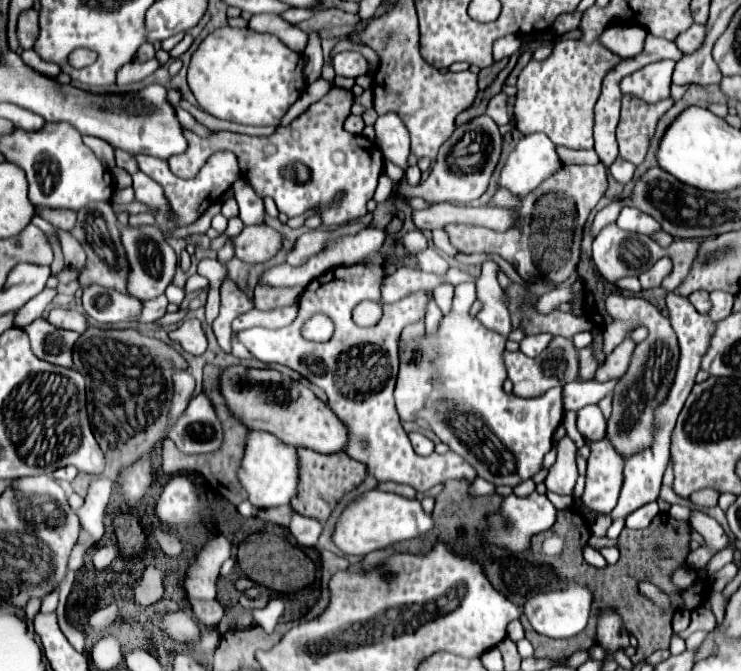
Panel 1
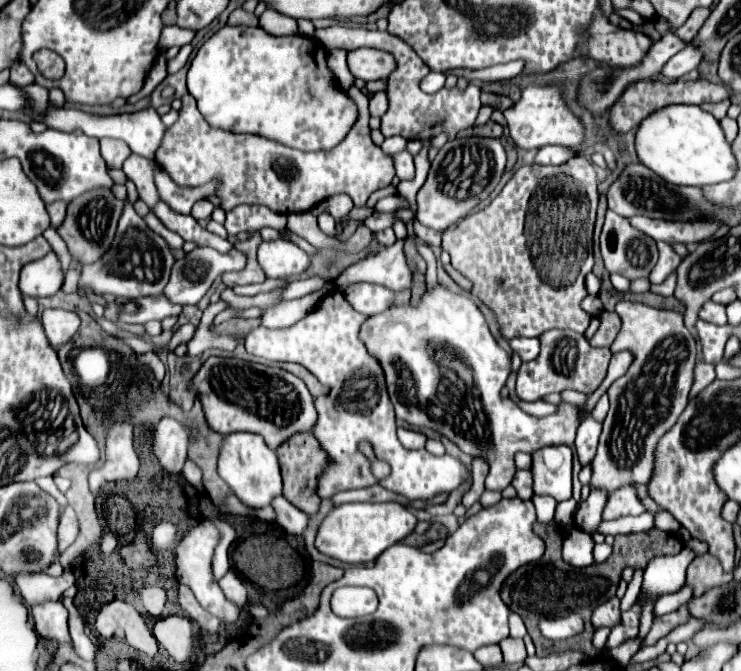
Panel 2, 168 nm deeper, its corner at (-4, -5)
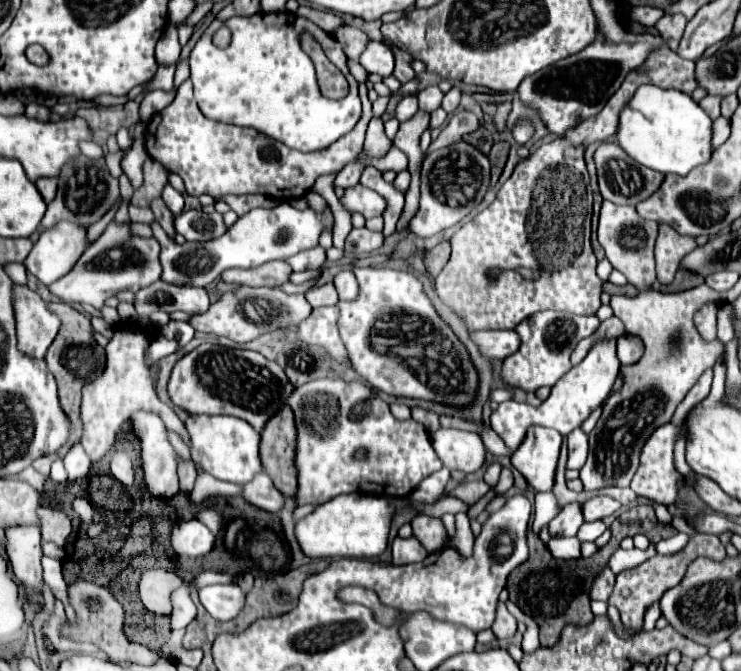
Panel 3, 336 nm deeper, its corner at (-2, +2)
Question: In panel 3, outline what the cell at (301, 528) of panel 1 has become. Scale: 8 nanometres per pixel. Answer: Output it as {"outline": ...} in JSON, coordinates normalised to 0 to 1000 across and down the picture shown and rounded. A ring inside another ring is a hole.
{"outline":[[[345,705],[340,717],[335,717],[329,726],[327,726],[327,741],[356,759],[356,762],[364,762],[364,765],[375,765],[378,756],[383,753],[383,738],[375,735],[375,729],[367,723],[364,711],[359,705]]]}

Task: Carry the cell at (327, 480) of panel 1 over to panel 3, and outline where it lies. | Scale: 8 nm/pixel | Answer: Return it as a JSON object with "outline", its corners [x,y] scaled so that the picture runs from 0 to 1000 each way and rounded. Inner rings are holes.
{"outline":[[[381,604],[351,645],[354,699],[383,741],[394,741],[402,723],[397,705],[397,651],[397,618],[389,604]]]}

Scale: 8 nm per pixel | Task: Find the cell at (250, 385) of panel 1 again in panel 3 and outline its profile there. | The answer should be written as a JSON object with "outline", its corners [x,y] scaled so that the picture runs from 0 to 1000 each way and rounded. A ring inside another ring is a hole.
{"outline":[[[275,511],[235,544],[227,589],[238,607],[259,618],[316,618],[335,627],[345,642],[354,642],[354,633],[386,601],[386,592],[397,580],[383,559],[375,541],[362,538],[345,523]]]}

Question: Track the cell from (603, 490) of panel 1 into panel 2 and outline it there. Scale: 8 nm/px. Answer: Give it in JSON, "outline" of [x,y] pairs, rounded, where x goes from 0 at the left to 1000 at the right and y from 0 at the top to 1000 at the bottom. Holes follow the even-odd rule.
{"outline":[[[796,724],[796,739],[791,742],[791,748],[785,748],[785,754],[780,757],[780,763],[775,769],[777,784],[785,787],[788,793],[799,796],[812,775],[812,763],[815,763],[818,748],[821,748],[821,733],[815,727]]]}

